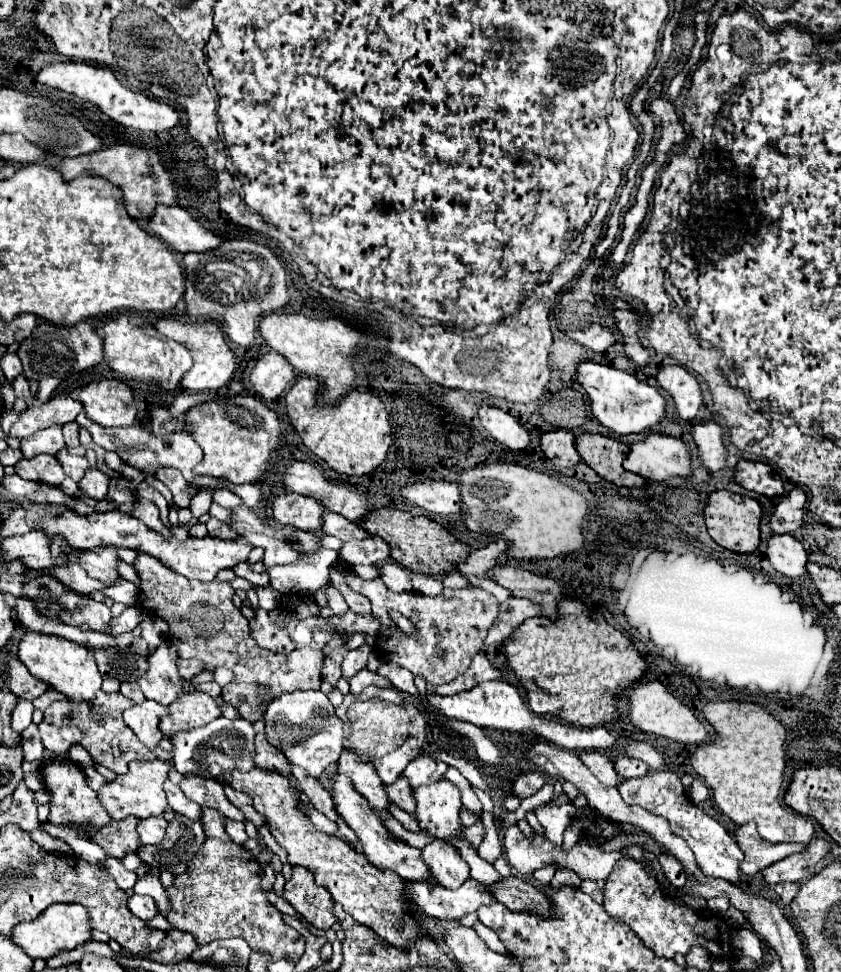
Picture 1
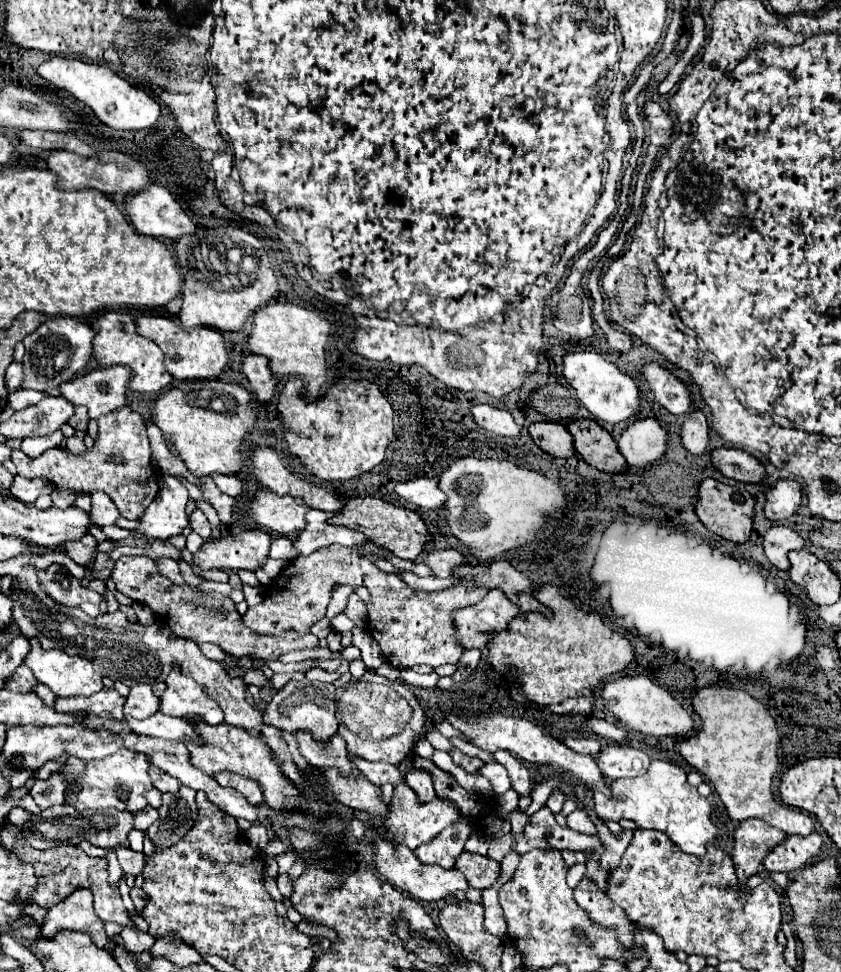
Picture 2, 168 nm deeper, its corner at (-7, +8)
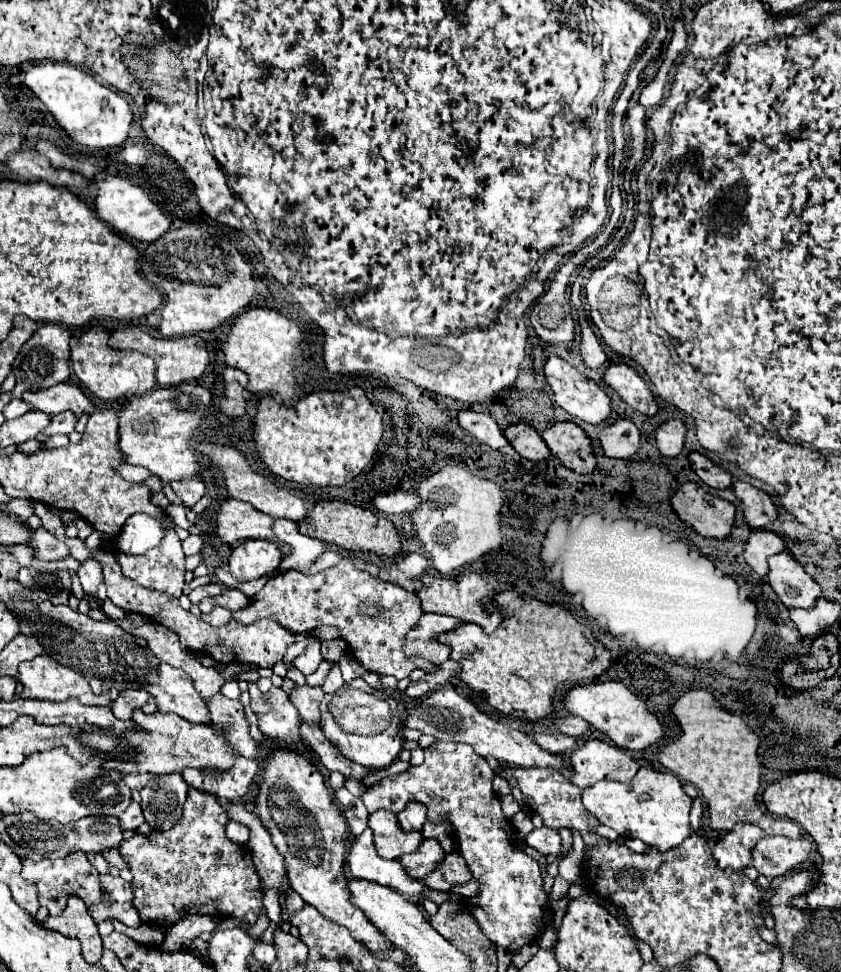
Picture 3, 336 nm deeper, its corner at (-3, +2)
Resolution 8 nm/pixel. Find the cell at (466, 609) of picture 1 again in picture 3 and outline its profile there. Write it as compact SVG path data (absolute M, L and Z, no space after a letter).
M342 560L318 574L302 574L296 570L280 572L266 582L244 610L234 612L234 620L246 626L248 622L268 618L294 634L322 624L338 626L340 638L348 642L352 656L366 670L392 674L402 680L416 668L422 668L424 672L438 670L438 664L430 664L424 658L404 658L404 638L422 614L424 610L420 610L420 600L414 592L402 590L402 586L392 582L380 582L374 574L356 570L350 562Z

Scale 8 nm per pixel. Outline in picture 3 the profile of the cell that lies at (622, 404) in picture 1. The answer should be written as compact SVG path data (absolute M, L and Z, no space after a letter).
M550 356L546 366L544 366L544 374L548 384L554 390L554 400L560 408L564 408L568 414L588 422L588 424L604 424L610 414L612 414L612 400L610 396L590 378L586 378L584 374L580 374L570 362L558 358L558 356Z

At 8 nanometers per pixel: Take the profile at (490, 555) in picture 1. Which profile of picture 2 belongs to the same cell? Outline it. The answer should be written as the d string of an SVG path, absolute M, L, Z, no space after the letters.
M432 550L424 556L424 564L432 570L436 578L448 578L456 566L462 564L462 554L458 550Z

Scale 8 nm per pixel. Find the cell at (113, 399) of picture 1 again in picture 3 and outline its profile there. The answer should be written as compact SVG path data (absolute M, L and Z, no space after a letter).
M66 382L40 390L40 392L26 392L22 398L30 404L30 408L42 410L50 416L66 412L66 410L72 410L76 416L82 416L84 412L88 414L96 412L94 402L88 400L82 388L74 384L66 384Z

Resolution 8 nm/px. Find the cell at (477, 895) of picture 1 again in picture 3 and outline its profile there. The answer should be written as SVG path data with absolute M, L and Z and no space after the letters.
M366 828L362 836L354 840L348 854L348 868L354 878L388 886L408 898L414 898L414 896L420 898L430 890L422 880L412 878L396 858L386 860L386 858L380 858L380 854L376 854L374 834L370 828Z

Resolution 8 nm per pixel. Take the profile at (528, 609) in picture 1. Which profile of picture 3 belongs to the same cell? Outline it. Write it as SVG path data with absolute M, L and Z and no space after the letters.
M424 614L418 626L410 630L406 636L406 644L404 644L406 656L420 654L422 658L434 664L442 664L450 660L450 646L438 642L438 636L456 630L456 626L462 624L464 622L460 622L460 618L448 618L444 614Z

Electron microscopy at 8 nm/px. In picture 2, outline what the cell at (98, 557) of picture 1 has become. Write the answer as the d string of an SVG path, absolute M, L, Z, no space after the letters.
M84 534L80 540L68 540L62 544L62 552L80 566L84 566L92 558L94 548L96 548L96 540L90 534Z

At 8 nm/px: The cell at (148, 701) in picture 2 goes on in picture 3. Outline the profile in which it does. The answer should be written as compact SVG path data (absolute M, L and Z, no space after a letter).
M142 688L138 690L122 690L120 696L112 704L112 712L118 720L132 720L132 714L136 708L142 708L142 704L150 698L150 694Z

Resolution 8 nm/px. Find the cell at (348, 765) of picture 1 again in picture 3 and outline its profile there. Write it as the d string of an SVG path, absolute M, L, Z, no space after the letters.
M250 684L250 704L252 704L252 712L258 716L258 726L260 730L272 738L272 740L280 740L284 744L298 744L300 738L300 716L296 712L296 708L292 706L292 702L288 702L288 694L282 688L272 686L268 692L260 692L260 688L256 684Z

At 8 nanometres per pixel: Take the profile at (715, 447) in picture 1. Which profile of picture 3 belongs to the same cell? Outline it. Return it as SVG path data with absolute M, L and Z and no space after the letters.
M668 420L656 430L656 442L664 456L678 456L684 448L686 424L682 420Z

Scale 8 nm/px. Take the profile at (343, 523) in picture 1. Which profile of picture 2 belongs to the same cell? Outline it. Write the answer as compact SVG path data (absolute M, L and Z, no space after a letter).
M320 510L306 512L306 516L304 516L306 528L298 534L298 538L294 542L298 556L308 556L308 554L312 554L320 548L328 548L332 544L354 546L364 540L364 536L360 536L360 532L352 532L350 528L328 524L328 518L330 518L330 514L320 512Z

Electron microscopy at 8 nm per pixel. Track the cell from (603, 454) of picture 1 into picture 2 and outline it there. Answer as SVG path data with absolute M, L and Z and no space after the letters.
M580 418L570 422L566 428L574 438L574 450L586 464L610 474L626 470L626 460L620 456L614 438L596 424L596 420Z

